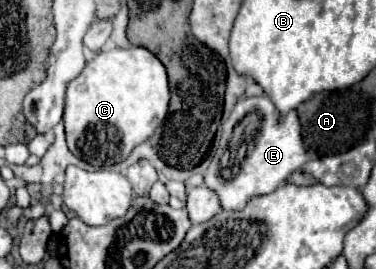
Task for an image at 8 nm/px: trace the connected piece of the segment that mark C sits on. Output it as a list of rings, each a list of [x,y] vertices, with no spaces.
[[[135,45],[99,51],[67,85],[63,123],[69,151],[95,167],[121,163],[165,123],[168,106],[167,71],[151,51]]]

